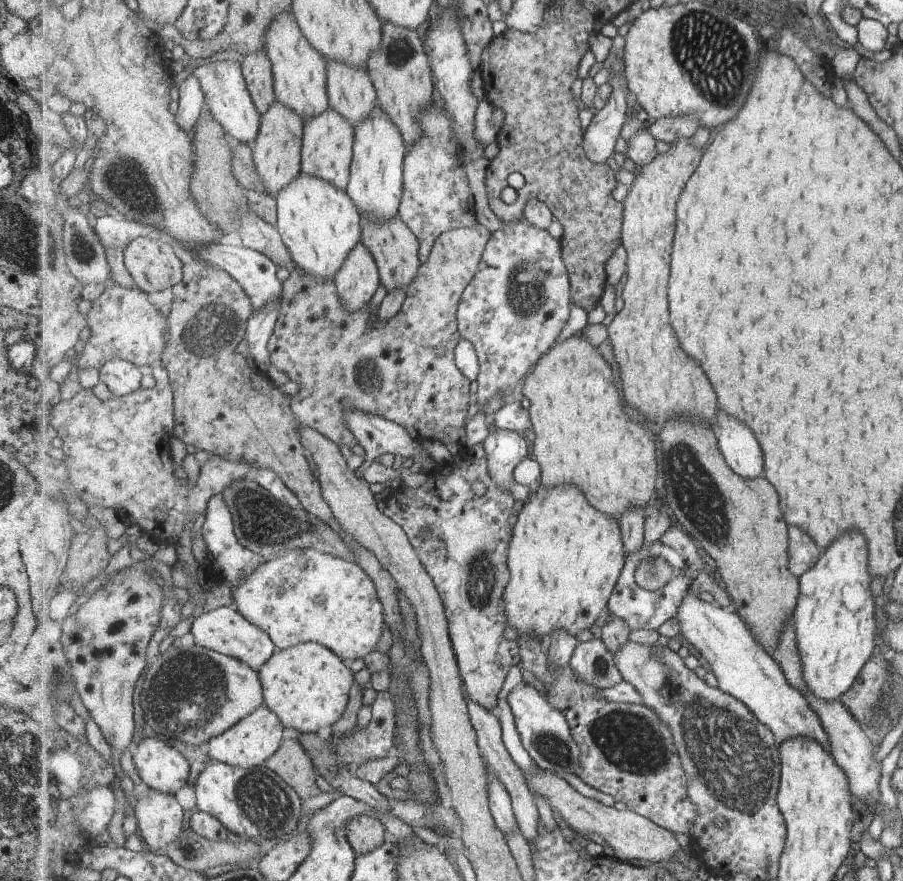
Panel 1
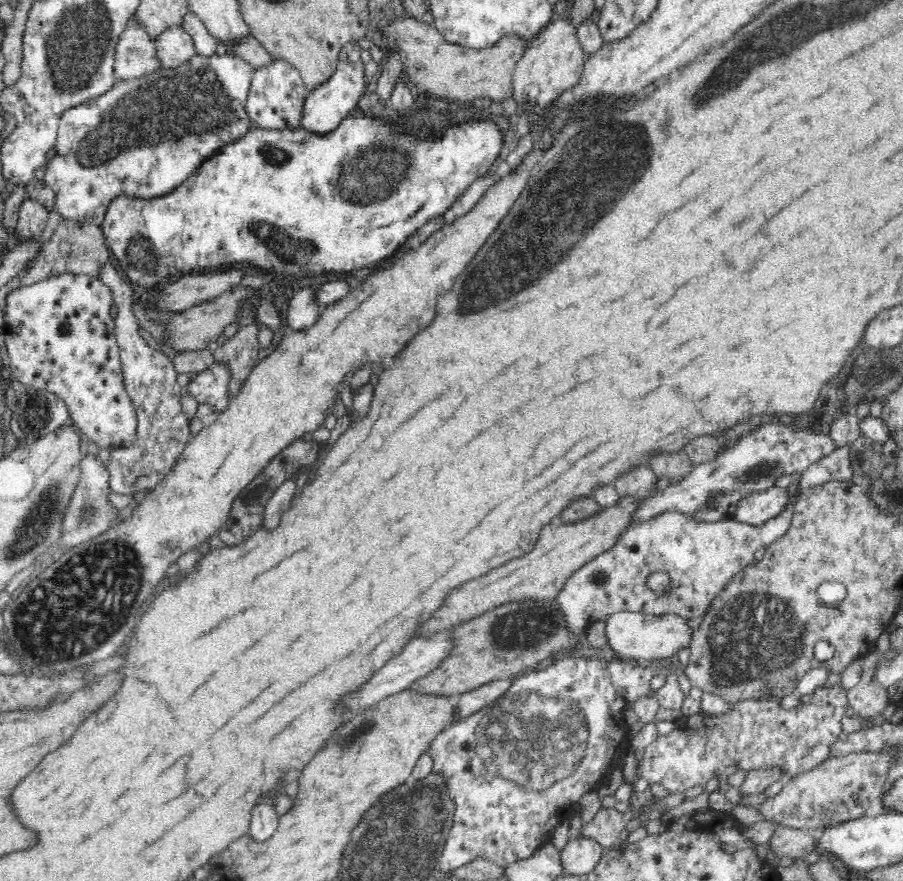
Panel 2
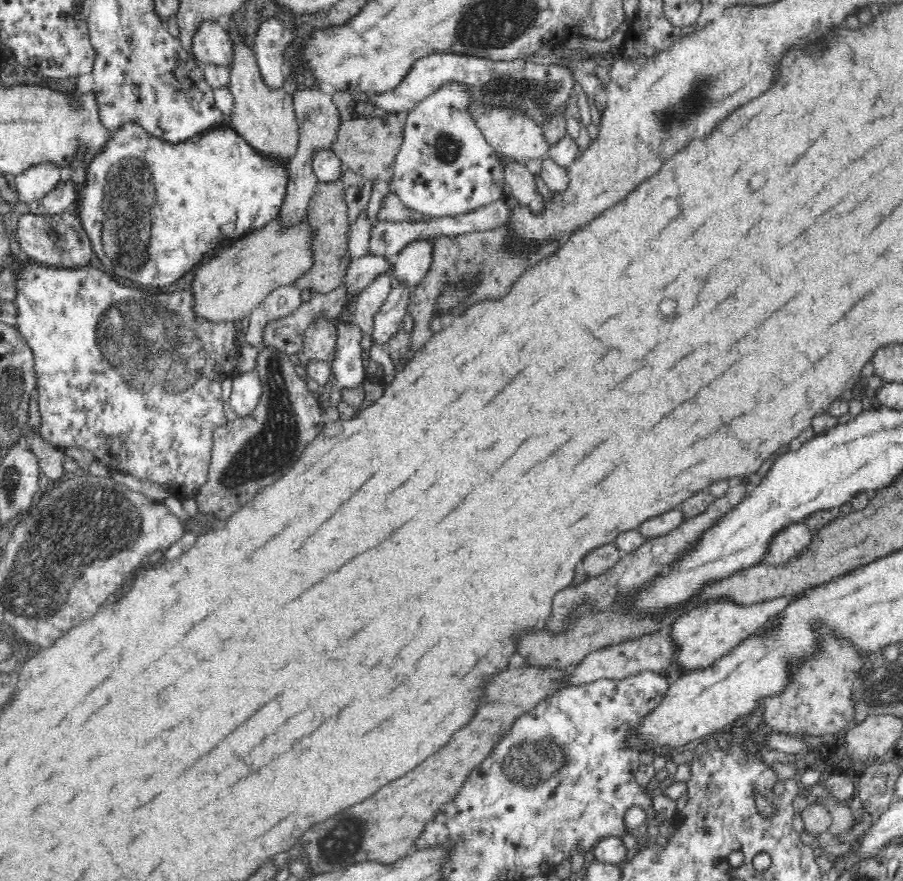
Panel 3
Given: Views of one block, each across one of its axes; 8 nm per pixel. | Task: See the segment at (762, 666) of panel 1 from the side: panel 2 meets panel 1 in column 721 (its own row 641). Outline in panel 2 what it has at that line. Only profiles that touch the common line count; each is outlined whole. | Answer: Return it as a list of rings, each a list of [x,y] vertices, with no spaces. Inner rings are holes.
[[[619,611],[604,619],[604,634],[611,650],[619,659],[641,659],[658,663],[689,647],[692,628],[688,621],[676,615],[653,616],[640,612]]]

